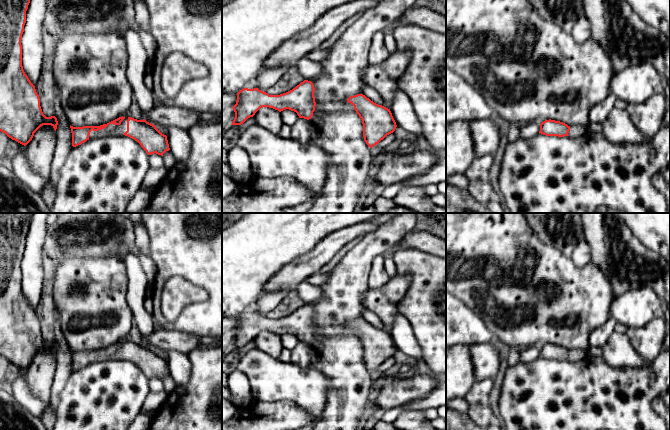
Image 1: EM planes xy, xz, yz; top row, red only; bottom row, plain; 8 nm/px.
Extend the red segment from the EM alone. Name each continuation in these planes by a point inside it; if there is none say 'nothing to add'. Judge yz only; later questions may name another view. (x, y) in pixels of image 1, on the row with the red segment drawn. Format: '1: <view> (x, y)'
1: yz (575, 131)

